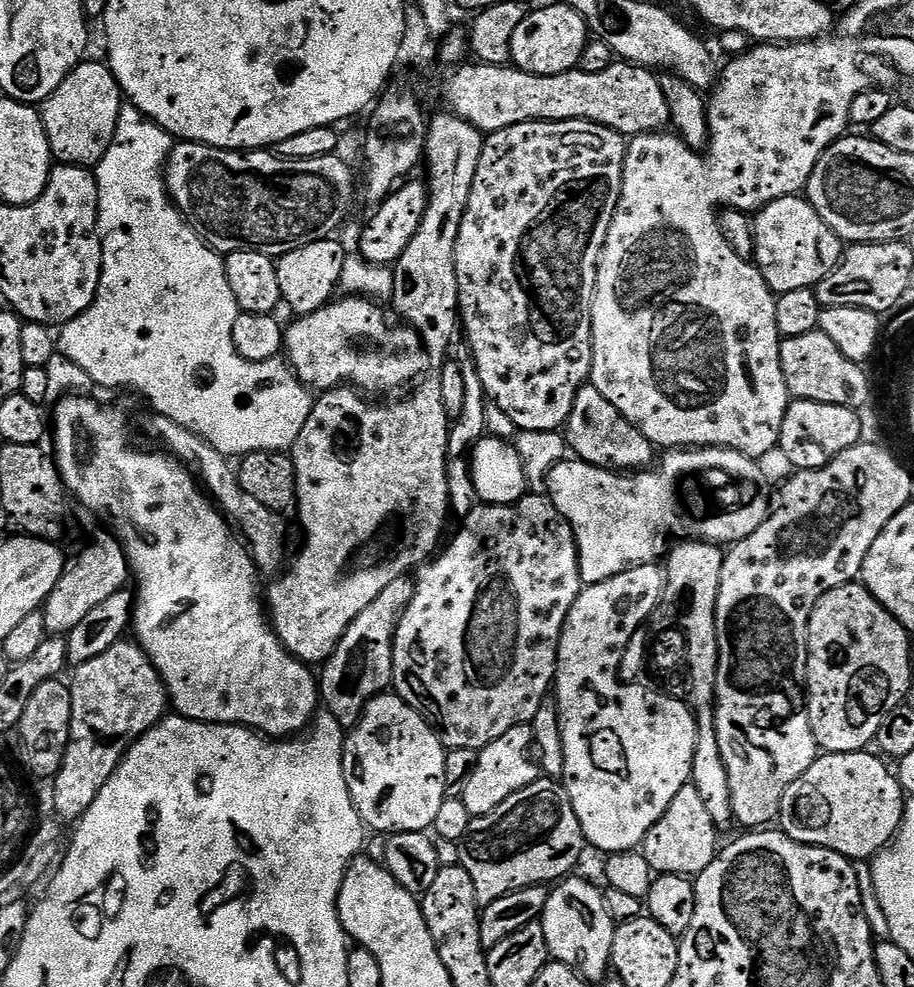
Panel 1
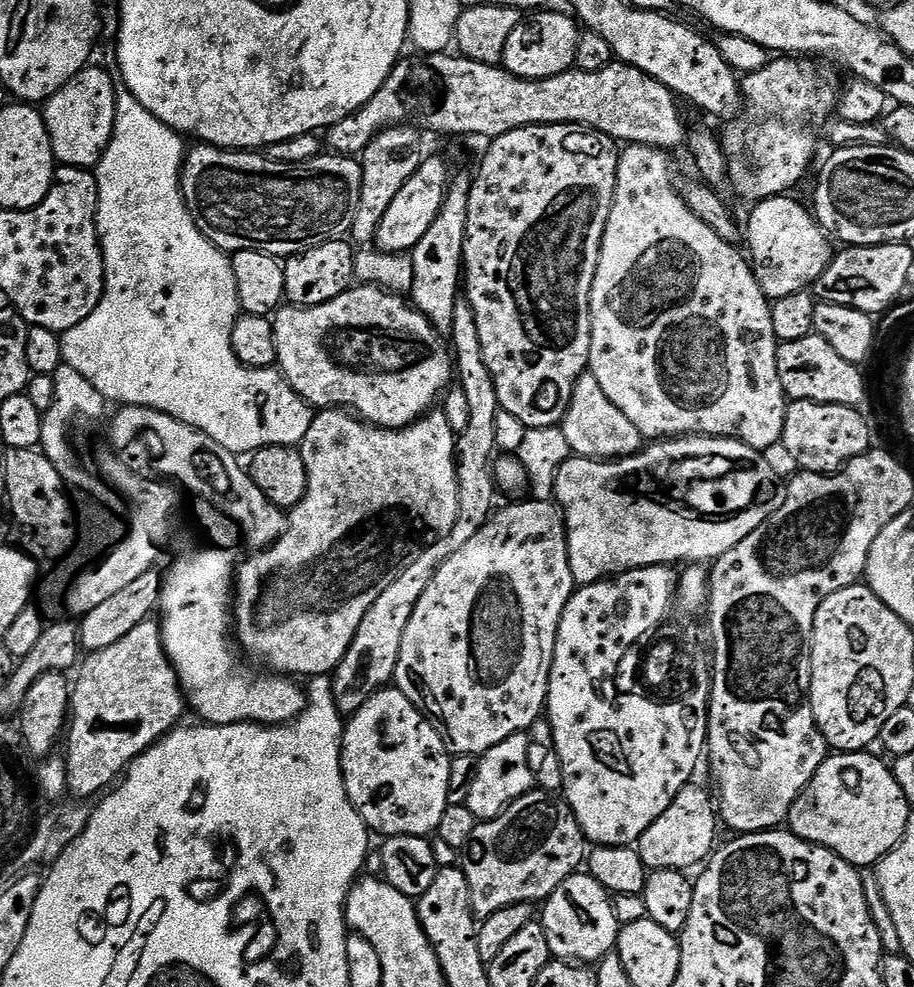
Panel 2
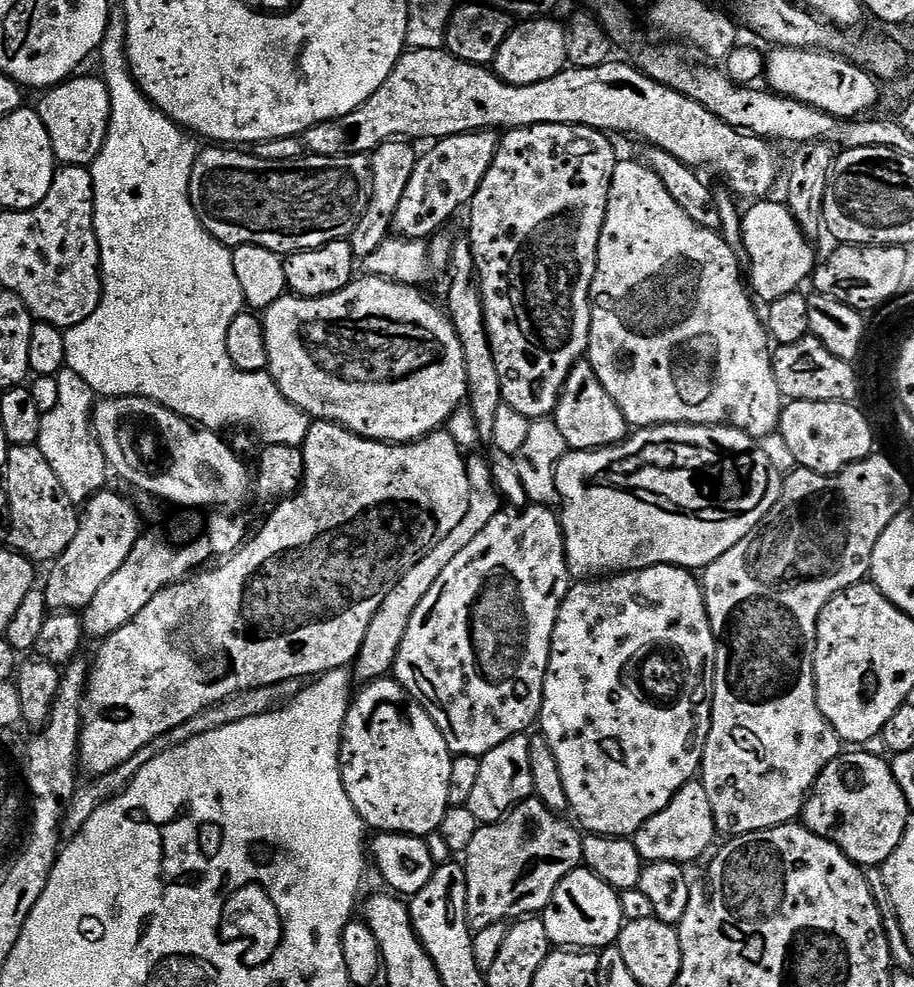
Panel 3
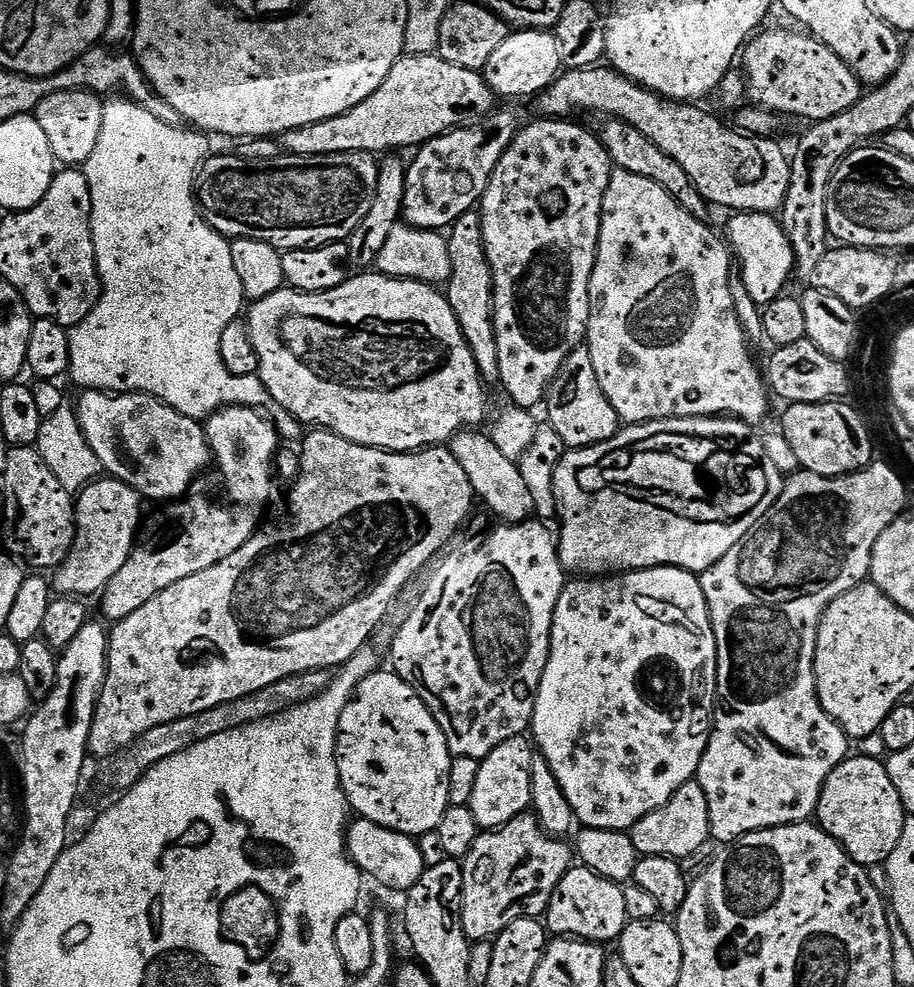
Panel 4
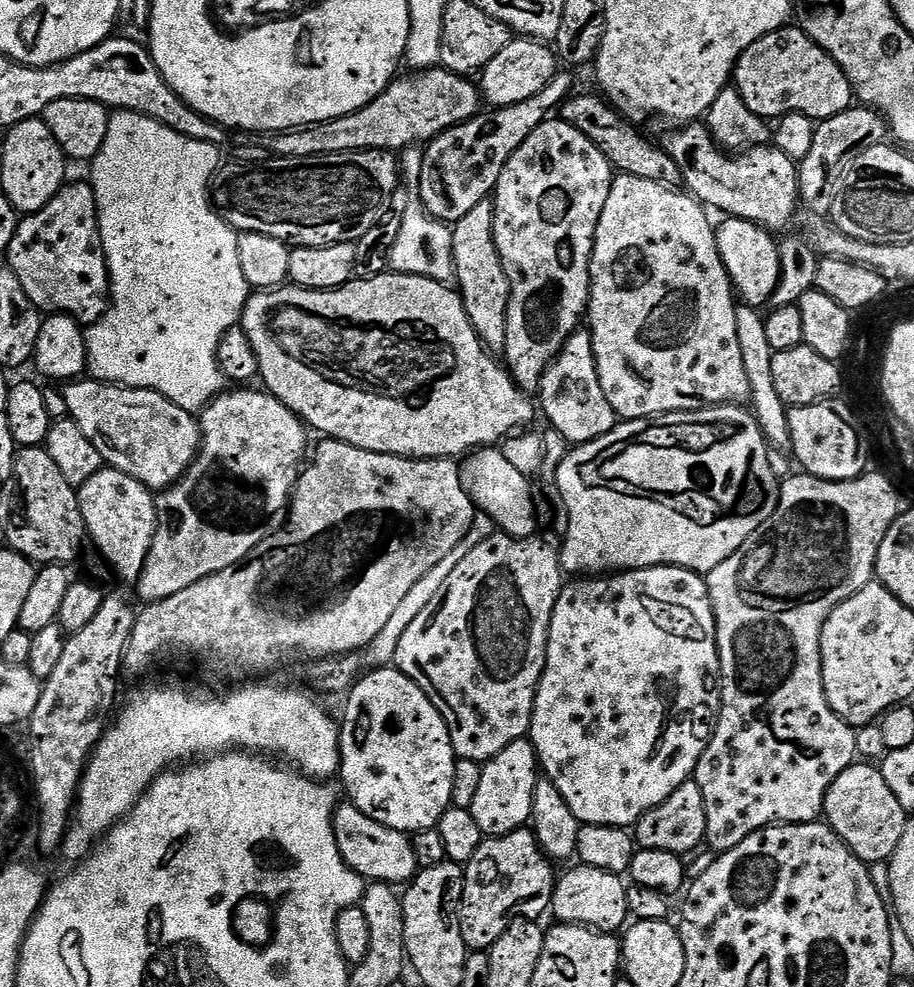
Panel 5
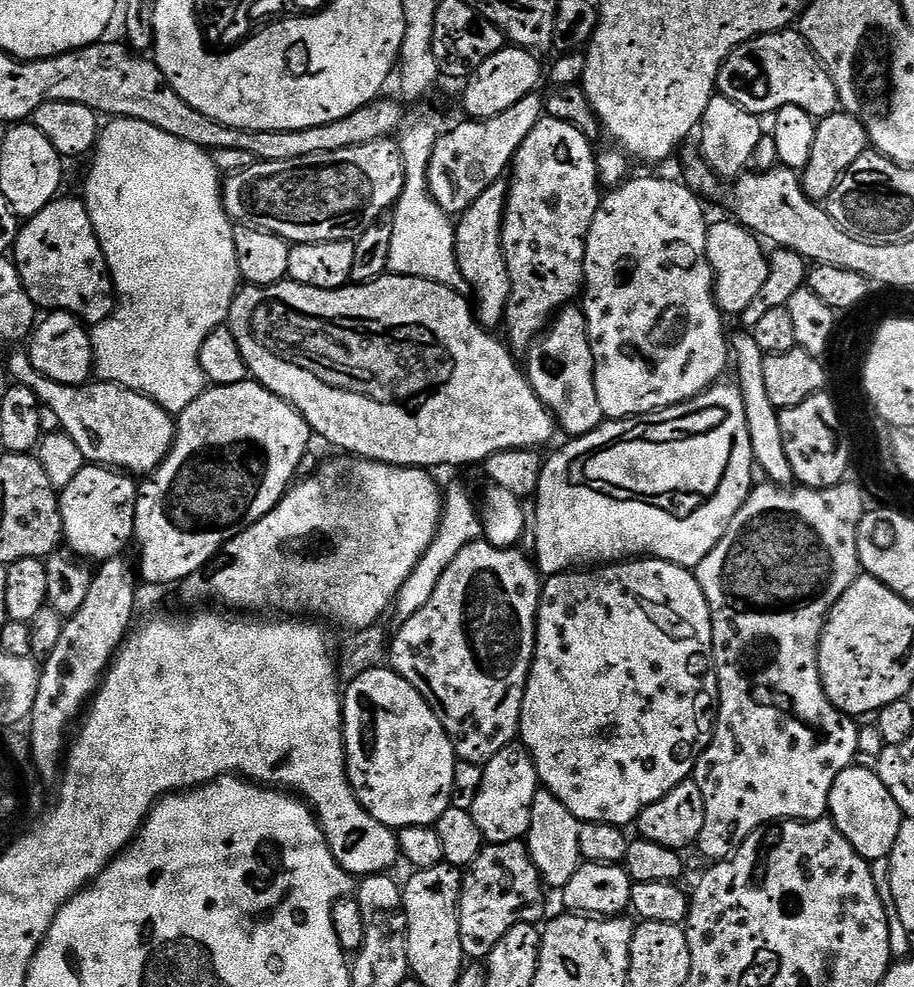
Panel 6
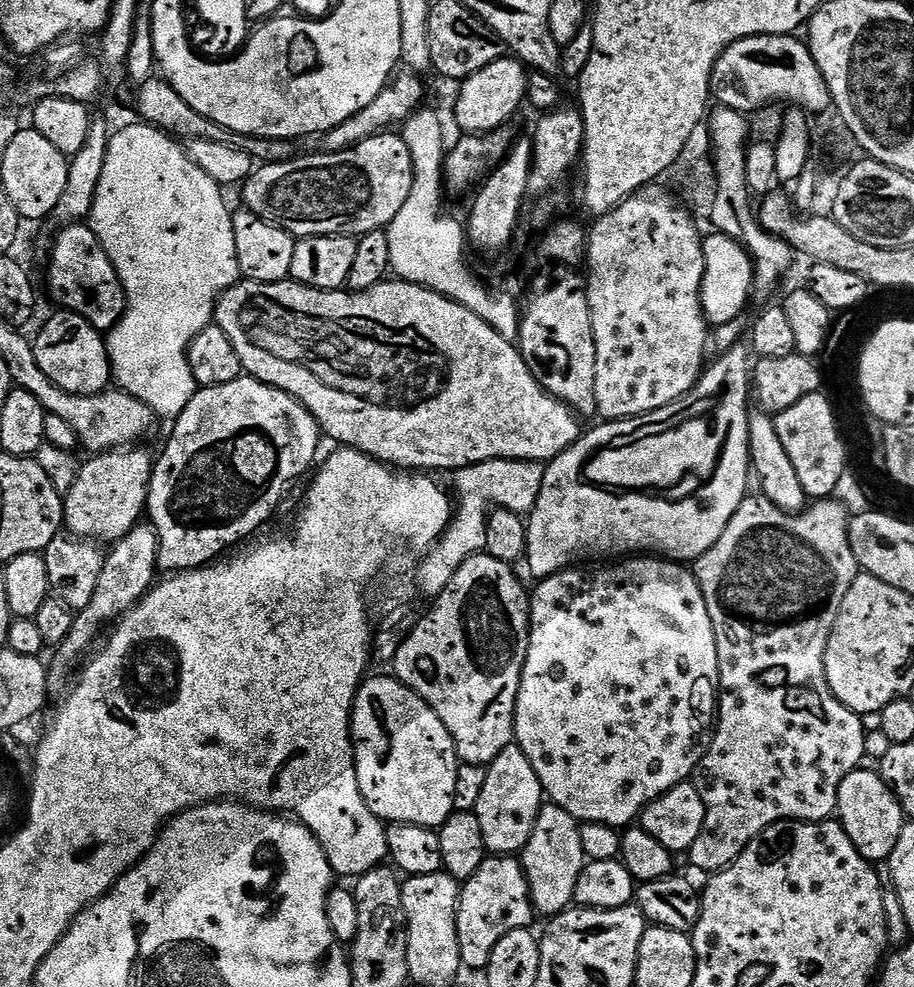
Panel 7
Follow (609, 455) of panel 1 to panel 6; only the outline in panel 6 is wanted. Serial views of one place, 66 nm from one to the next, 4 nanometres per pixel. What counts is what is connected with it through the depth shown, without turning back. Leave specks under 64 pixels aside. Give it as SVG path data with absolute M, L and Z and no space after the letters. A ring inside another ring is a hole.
M583 307L561 308L544 335L531 345L526 355L528 381L552 413L557 425L569 432L569 437L585 436L605 423L606 417L598 402L598 390L594 390L594 354Z

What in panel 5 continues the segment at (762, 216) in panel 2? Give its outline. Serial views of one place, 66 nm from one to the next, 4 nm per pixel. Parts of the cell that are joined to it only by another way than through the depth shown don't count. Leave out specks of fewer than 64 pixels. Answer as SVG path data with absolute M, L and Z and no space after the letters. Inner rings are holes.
M721 219L716 228L718 254L726 266L732 287L739 299L757 310L763 309L780 281L780 245L767 228L760 228L749 220Z

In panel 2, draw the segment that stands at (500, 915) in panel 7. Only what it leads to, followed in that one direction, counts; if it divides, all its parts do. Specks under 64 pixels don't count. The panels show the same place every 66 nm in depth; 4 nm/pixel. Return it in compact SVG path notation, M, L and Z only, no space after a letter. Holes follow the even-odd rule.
M533 790L522 794L502 814L492 820L477 823L474 834L470 834L470 842L462 856L462 867L466 874L466 882L470 886L470 902L472 914L477 921L484 921L490 914L498 914L506 906L515 904L535 905L547 900L566 878L577 875L586 860L586 837L578 818L572 813L568 801L559 795L543 790Z

